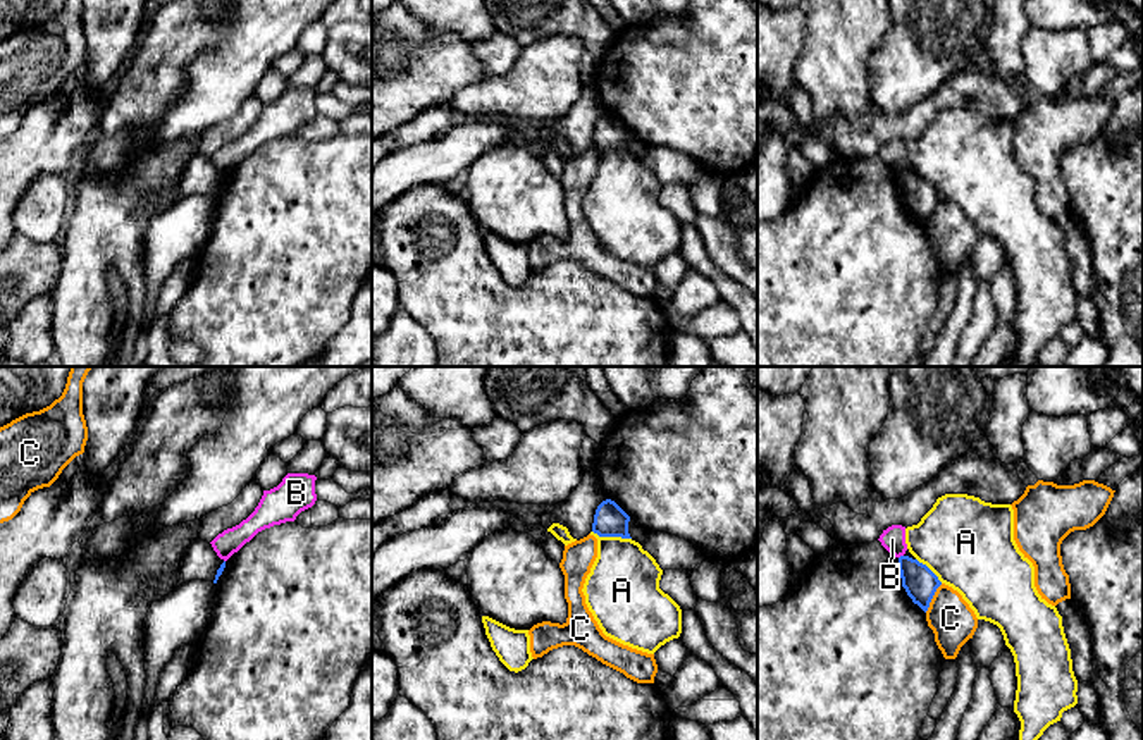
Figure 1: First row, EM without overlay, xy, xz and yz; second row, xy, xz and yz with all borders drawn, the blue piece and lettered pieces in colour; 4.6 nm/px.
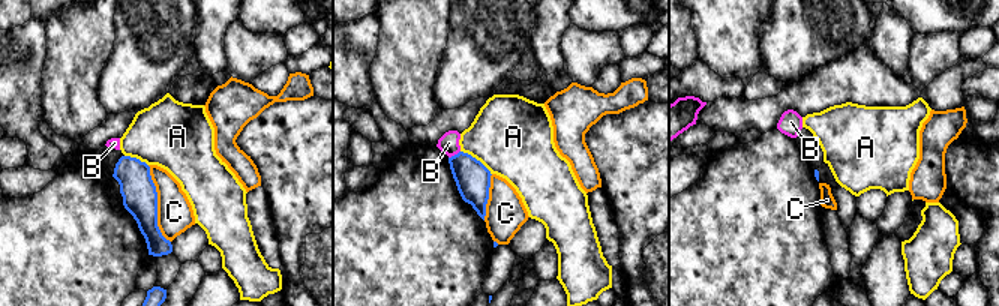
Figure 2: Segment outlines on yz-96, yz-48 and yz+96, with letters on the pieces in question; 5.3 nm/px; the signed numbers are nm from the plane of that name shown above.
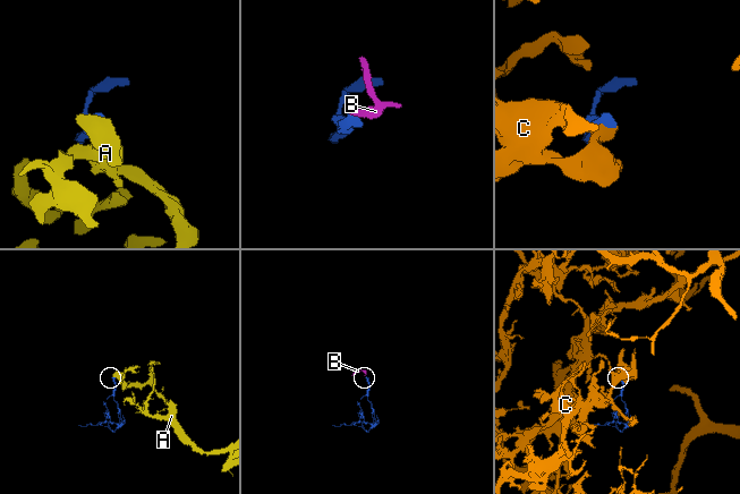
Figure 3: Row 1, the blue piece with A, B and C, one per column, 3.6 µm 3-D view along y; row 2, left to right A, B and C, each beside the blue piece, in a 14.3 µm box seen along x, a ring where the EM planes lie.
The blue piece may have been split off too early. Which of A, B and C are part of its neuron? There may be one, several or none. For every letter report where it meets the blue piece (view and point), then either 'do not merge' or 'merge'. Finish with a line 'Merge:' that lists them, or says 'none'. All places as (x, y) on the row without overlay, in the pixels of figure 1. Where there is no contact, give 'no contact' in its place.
A: meets blue in xz at (611, 150); do not merge
B: meets blue in yz at (901, 171); do not merge
C: meets blue in yz at (932, 212); do not merge
Merge: none

